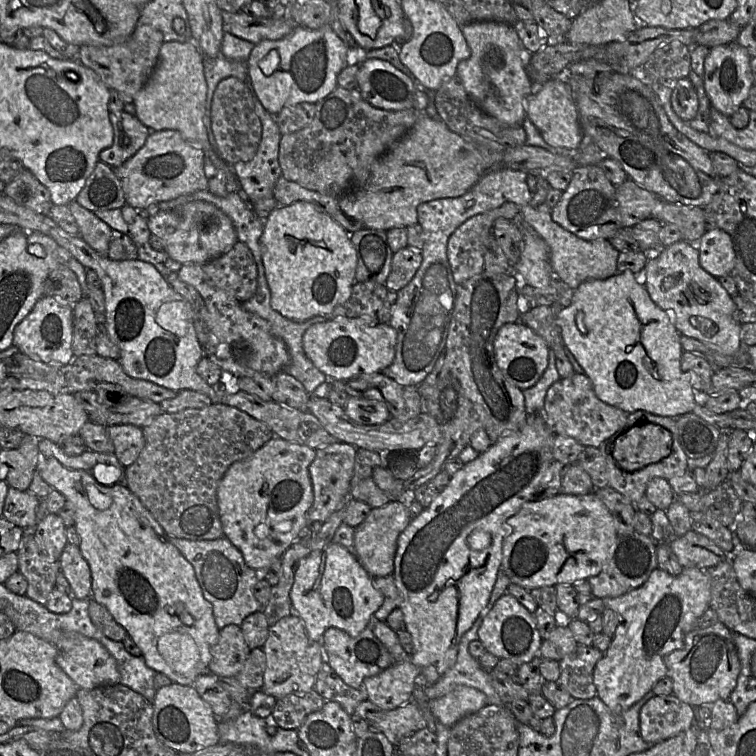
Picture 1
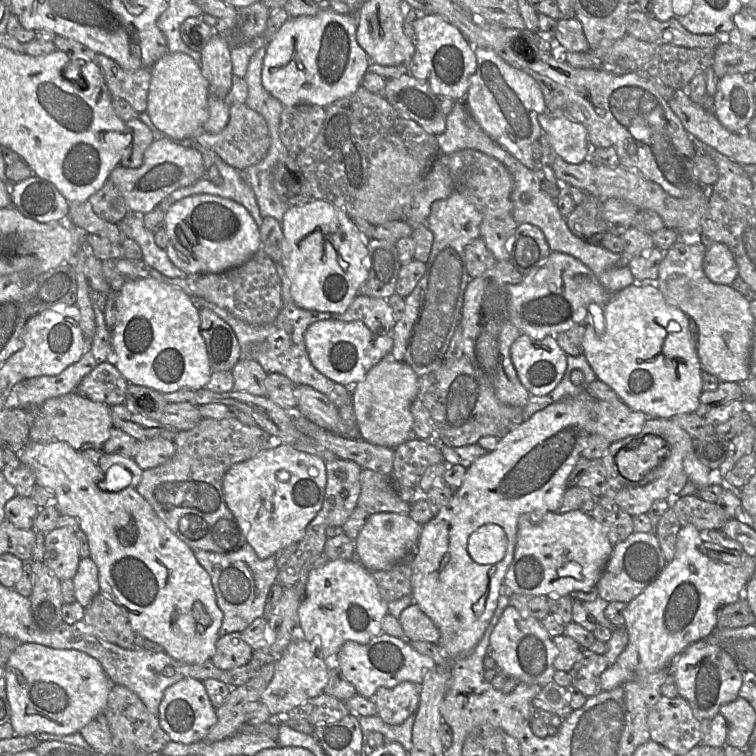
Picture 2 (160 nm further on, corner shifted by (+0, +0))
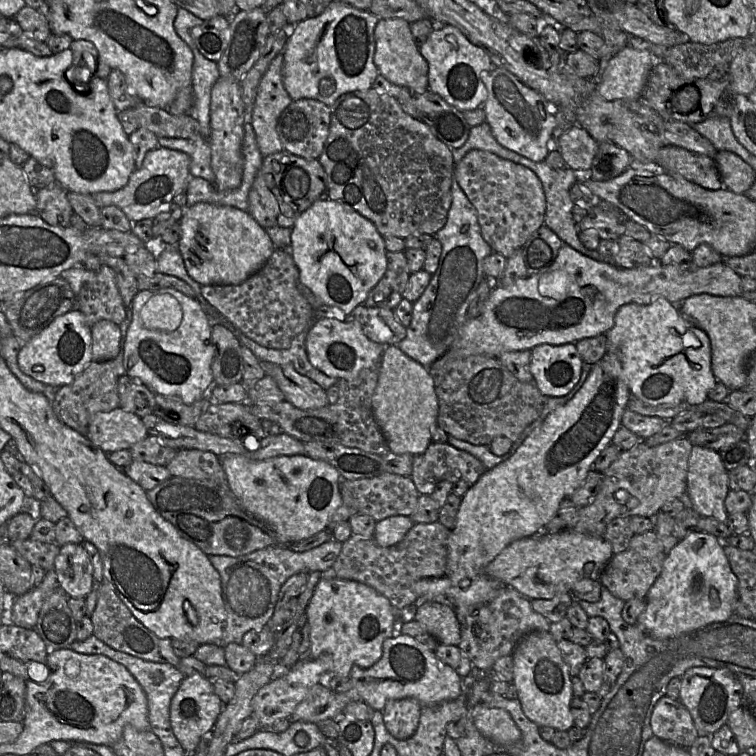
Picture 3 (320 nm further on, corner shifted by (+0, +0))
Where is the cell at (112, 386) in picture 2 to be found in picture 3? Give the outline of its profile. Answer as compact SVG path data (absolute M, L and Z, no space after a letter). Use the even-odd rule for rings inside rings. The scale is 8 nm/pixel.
M127 375L118 377L119 408L139 416L152 414L155 393Z

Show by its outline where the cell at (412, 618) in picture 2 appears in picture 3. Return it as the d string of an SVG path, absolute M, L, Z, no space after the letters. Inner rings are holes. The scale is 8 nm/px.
M428 601L416 606L415 621L435 637L439 645L458 646L460 628L450 604Z

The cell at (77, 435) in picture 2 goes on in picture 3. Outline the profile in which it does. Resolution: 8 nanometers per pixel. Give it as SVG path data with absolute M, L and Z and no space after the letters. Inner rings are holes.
M116 408L96 413L90 420L86 437L105 453L111 453L129 450L148 434L139 416Z

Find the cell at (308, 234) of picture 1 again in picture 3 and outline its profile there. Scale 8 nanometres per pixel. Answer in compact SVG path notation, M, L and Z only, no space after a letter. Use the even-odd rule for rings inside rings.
M330 199L315 202L297 218L291 228L289 252L299 271L299 282L310 289L323 304L339 308L346 316L364 304L387 268L384 237L376 226L350 207Z

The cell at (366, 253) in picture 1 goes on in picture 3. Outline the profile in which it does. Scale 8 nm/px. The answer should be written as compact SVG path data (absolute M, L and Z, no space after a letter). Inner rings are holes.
M387 251L387 268L363 305L393 310L403 299L410 272L404 252Z

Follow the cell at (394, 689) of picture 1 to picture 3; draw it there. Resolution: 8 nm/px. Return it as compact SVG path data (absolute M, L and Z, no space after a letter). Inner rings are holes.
M414 698L388 700L381 711L385 728L398 740L406 740L416 732L421 704Z

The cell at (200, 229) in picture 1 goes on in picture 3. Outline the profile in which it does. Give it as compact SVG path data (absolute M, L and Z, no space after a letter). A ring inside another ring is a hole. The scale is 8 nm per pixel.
M199 202L185 208L180 220L181 236L176 244L188 275L201 286L203 285L237 285L257 272L276 249L266 230L248 213L226 205Z

